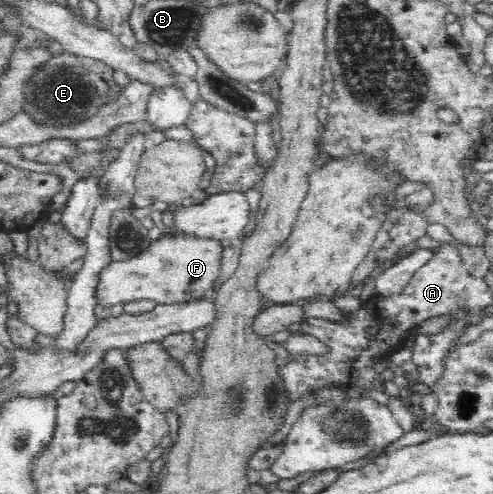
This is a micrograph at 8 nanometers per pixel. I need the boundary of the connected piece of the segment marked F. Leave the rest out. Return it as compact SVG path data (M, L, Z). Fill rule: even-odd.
M181 233L176 234L176 237L162 236L152 242L150 249L146 249L137 257L132 257L130 261L122 261L122 263L111 261L98 272L94 290L95 306L112 309L112 307L124 307L124 305L146 301L146 299L164 306L188 305L188 303L199 301L210 292L216 279L222 275L223 251L224 248L220 242L214 239L187 237Z

